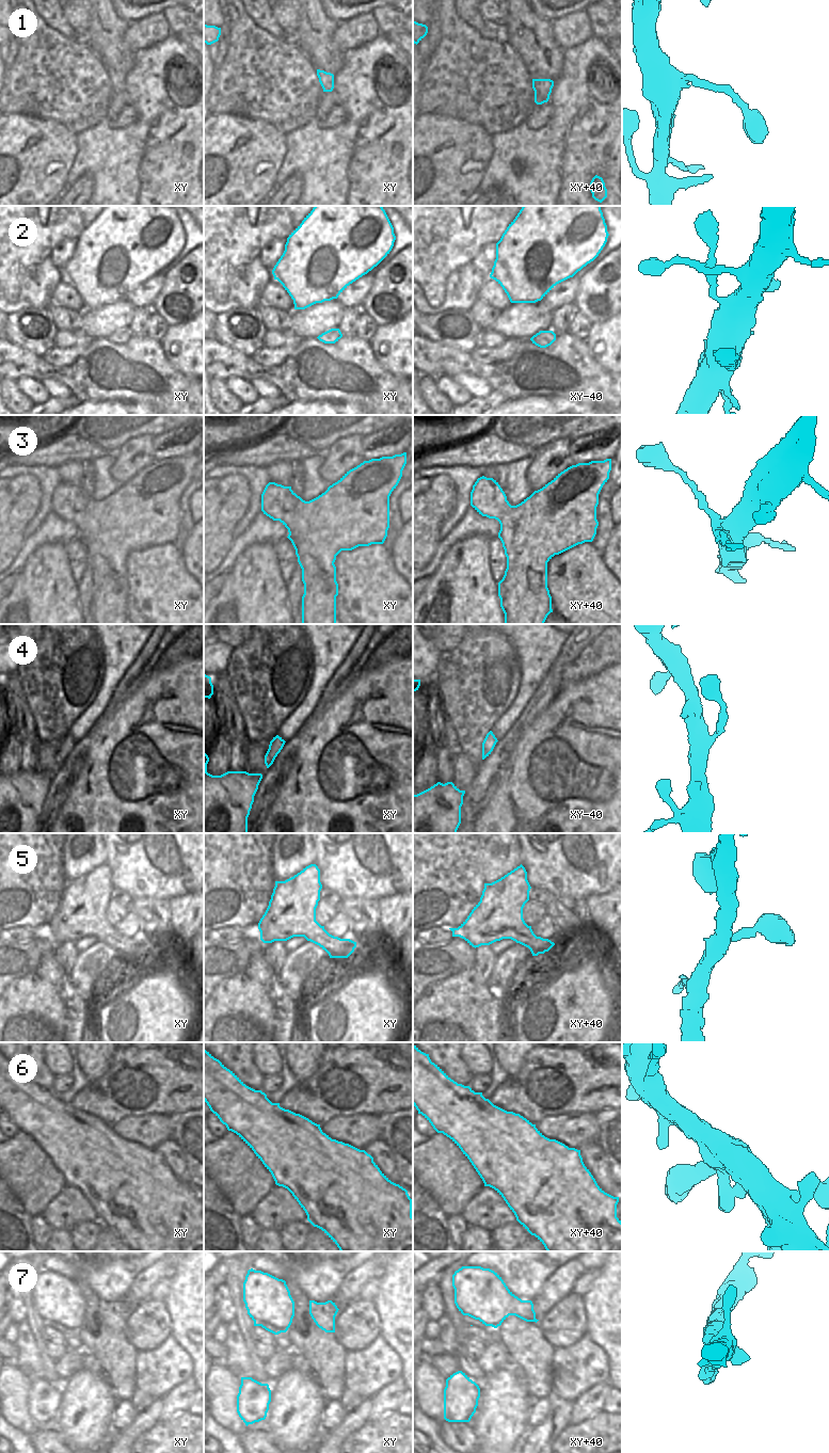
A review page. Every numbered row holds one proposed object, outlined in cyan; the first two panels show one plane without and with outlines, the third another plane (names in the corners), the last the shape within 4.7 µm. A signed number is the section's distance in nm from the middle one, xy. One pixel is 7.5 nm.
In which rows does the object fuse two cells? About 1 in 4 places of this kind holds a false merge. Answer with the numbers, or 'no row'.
3.

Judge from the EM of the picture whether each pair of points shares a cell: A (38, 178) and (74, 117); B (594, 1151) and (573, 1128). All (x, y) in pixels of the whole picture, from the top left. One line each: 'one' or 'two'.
A: two
B: two

